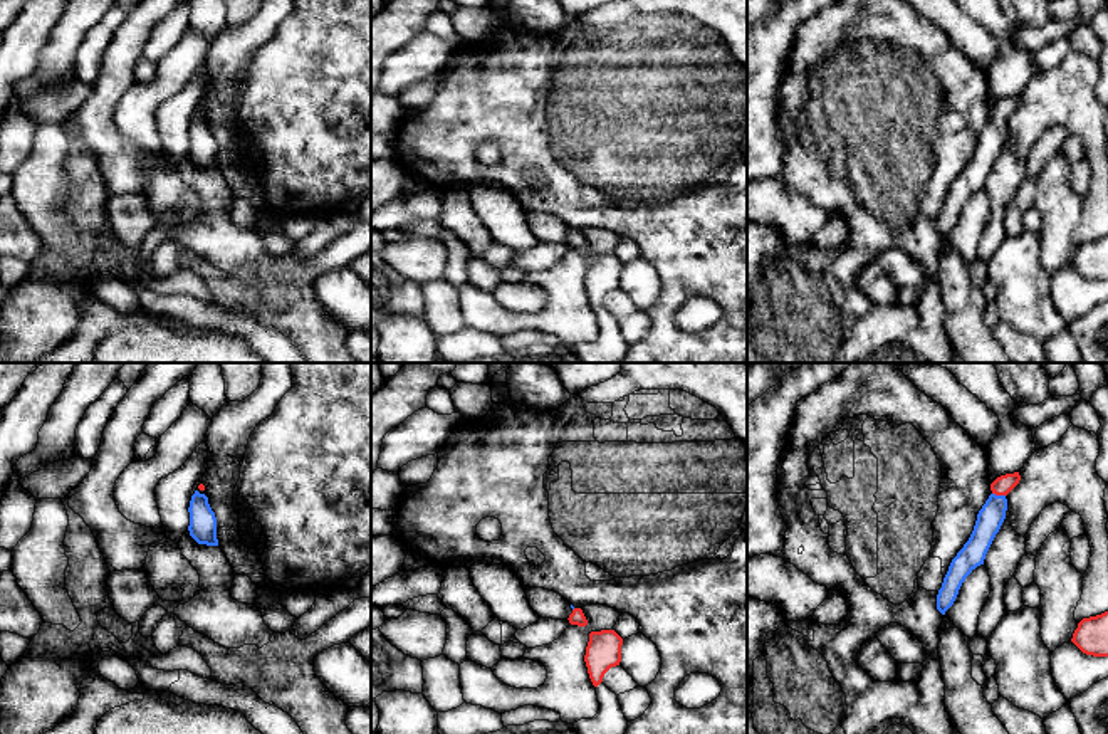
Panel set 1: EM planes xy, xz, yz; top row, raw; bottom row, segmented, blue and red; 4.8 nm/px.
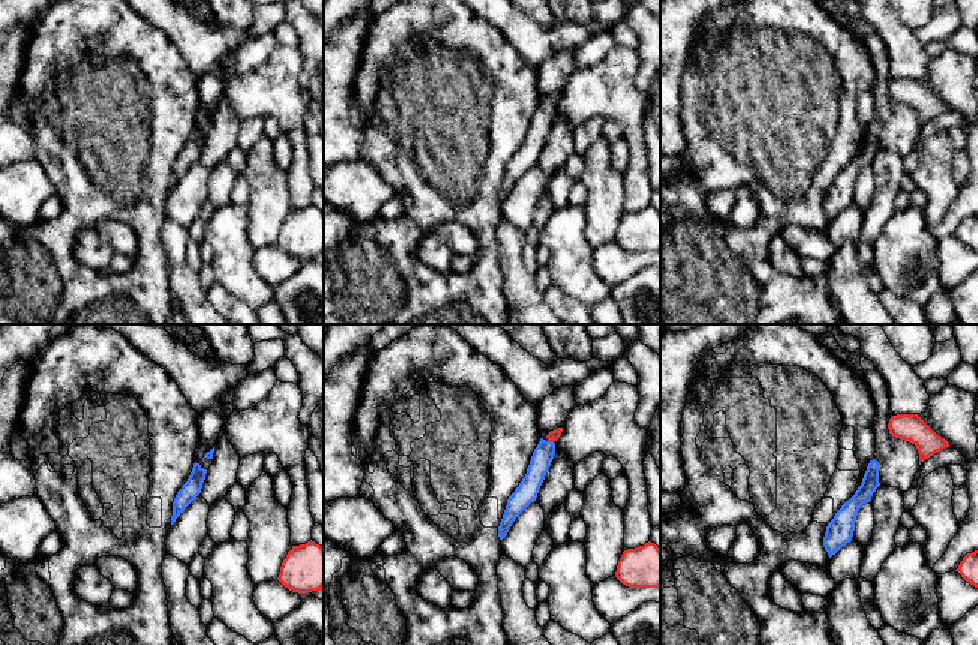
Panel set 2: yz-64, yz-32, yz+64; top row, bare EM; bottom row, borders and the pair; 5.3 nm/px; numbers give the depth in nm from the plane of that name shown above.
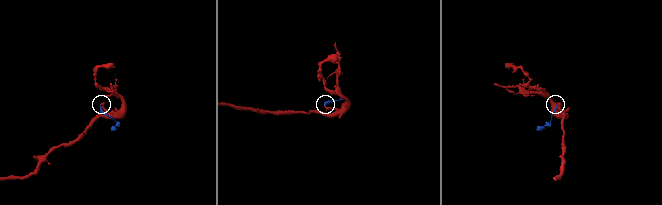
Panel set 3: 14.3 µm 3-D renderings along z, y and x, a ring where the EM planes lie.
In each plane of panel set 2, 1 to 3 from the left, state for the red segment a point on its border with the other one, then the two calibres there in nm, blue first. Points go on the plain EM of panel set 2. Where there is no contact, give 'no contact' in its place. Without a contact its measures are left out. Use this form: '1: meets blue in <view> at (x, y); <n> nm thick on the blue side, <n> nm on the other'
1: no contact
2: meets blue in yz-32 at (551, 105); 110 nm thick on the blue side, 60 nm on the other
3: no contact

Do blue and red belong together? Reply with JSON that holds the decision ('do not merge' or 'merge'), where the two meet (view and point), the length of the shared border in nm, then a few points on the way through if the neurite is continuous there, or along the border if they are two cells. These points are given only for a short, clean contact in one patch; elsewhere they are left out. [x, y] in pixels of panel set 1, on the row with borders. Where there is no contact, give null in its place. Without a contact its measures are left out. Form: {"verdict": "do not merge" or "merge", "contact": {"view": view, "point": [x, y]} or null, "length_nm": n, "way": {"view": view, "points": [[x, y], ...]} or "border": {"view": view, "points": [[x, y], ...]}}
{"verdict": "merge", "contact": {"view": "yz", "point": [999, 496]}, "length_nm": 70, "way": {"view": "yz", "points": [[989, 519], [999, 496], [1004, 484]]}}

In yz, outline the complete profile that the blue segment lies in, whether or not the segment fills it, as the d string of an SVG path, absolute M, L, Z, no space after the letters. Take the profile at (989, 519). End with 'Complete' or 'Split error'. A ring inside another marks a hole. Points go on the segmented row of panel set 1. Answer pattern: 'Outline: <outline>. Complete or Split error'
Outline: M1014 472L1001 475L990 484L992 494L979 511L969 541L952 559L949 571L943 578L942 588L938 590L937 610L942 615L945 615L945 611L954 605L965 578L977 566L984 564L985 554L1006 519L1006 495L1019 484L1019 480L1019 472Z. Split error

